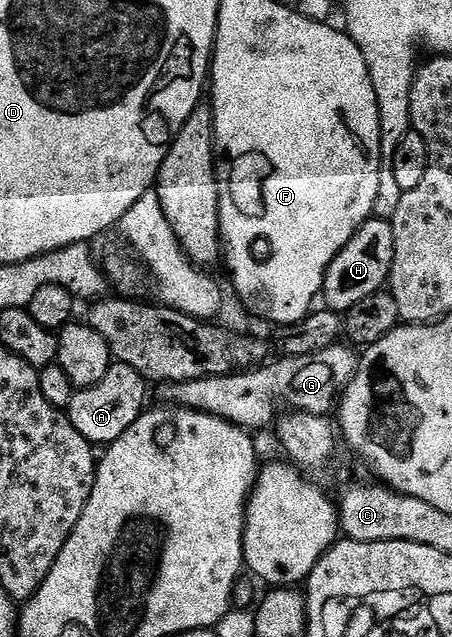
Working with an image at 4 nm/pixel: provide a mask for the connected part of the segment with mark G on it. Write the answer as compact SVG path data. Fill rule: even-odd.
M337 345L309 355L280 357L277 363L271 363L231 375L206 377L185 383L165 383L159 388L160 395L165 404L201 411L225 419L235 427L257 433L263 427L271 428L277 422L280 403L284 409L293 412L304 411L307 415L327 416L328 410L337 406L340 396L356 375L358 355L351 346Z

